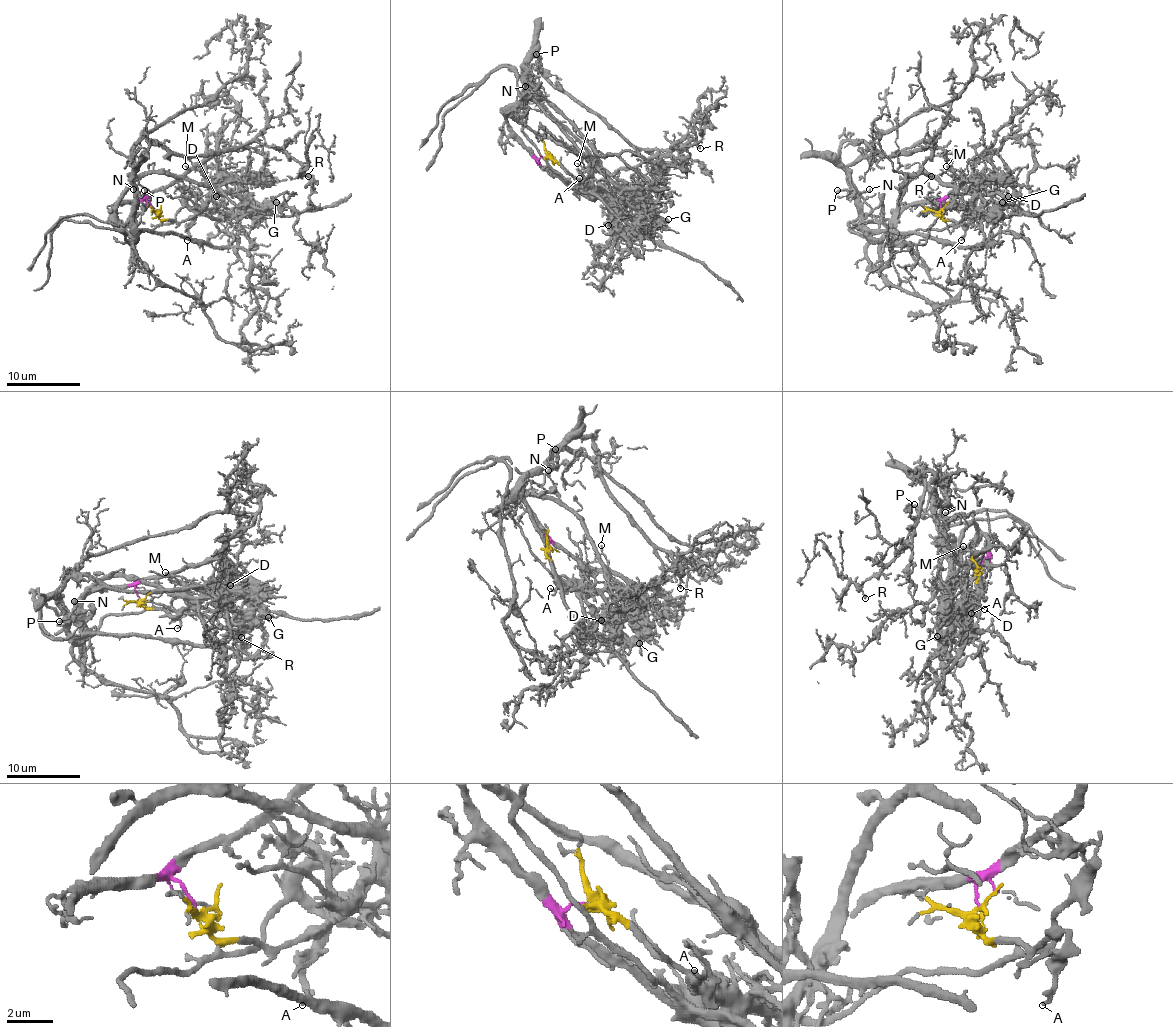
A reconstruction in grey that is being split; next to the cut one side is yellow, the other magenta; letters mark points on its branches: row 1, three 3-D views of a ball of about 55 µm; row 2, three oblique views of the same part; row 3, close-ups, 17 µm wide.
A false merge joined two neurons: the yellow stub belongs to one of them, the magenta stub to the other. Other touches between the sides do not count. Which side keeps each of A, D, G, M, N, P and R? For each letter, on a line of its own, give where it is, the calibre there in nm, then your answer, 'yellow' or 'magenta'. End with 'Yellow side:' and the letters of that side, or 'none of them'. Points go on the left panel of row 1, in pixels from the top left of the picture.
A: at (187, 240); 200 nm thick; yellow
D: at (216, 196); 120 nm thick; yellow
G: at (276, 202); 600 nm thick; yellow
M: at (185, 166); 110 nm thick; yellow
N: at (133, 189); 150 nm thick; magenta
P: at (144, 190); 200 nm thick; magenta
R: at (308, 176); 170 nm thick; magenta
Yellow side: A, D, G, M

